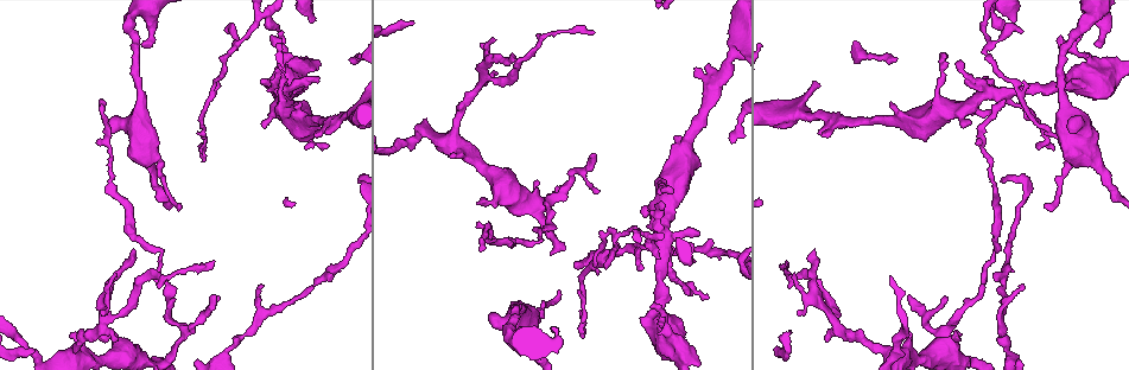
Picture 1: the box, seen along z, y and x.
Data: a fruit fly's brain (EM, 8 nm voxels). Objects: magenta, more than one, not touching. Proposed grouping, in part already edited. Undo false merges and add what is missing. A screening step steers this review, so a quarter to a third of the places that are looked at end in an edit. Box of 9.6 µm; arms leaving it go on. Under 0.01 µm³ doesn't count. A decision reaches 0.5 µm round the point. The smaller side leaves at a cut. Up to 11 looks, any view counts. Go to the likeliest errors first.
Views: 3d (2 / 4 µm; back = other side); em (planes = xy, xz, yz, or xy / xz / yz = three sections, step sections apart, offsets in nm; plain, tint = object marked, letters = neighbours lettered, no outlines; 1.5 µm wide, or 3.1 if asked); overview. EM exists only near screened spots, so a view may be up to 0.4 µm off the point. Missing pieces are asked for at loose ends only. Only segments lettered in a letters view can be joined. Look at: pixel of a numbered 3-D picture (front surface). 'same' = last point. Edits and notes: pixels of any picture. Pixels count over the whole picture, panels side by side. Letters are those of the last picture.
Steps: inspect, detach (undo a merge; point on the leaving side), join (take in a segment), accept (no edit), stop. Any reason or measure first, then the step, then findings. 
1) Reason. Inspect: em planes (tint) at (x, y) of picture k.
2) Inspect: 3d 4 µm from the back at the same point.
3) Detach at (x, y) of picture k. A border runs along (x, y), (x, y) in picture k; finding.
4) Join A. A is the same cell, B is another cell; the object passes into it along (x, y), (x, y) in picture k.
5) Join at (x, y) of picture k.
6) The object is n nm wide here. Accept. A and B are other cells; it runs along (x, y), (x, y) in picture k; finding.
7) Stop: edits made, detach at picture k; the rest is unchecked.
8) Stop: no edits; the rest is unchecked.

An open end. Inspect: em planes (plain) at (136, 250) of picture 1.

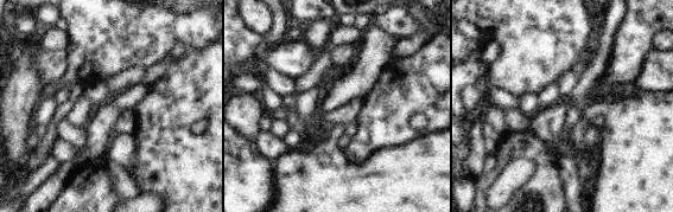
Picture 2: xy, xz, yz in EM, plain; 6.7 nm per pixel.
Inspect: em planes (letters) at the same point.

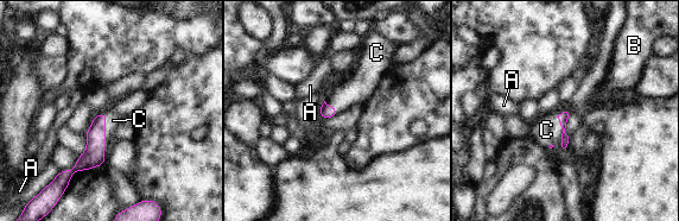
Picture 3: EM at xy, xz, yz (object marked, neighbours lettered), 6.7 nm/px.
The longest contact is with C, 300 nm. Join C. C is the same cell, A and B are other cells; the object passes into it along (94, 156), (105, 134), (113, 120) in picture 3; the cell continues.

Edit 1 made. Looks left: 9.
See it whole again. Inspect: overview.

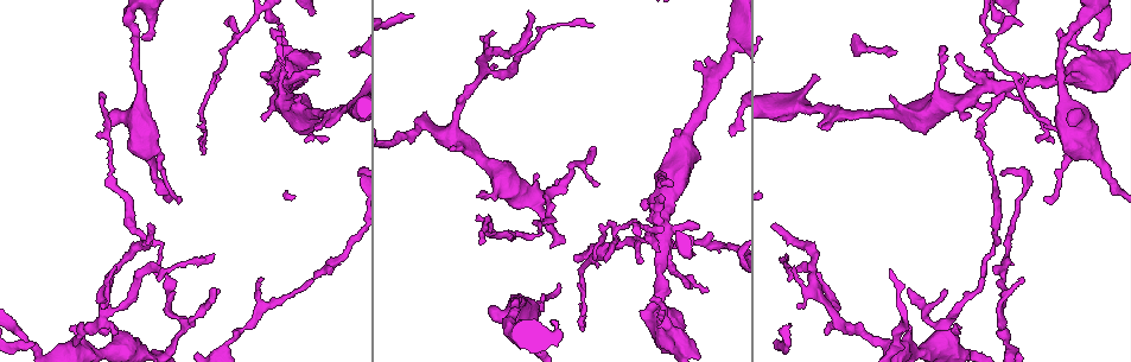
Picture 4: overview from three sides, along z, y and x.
Thin end. Inspect: 3d 4 µm from the back at (1020, 26) of picture 4.

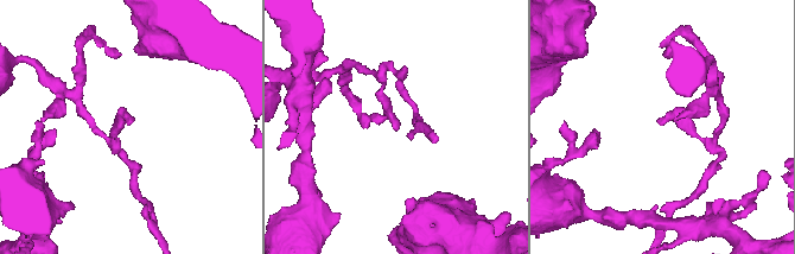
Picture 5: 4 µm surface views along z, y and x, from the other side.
Now the EM. Inspect: em yz step 4 (tint) at (659, 121) of picture 5.

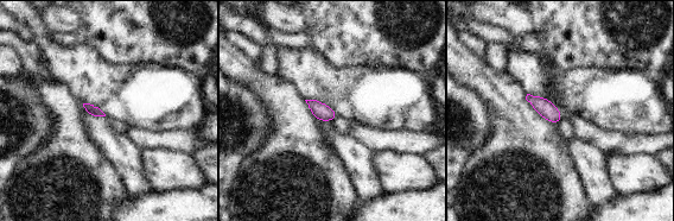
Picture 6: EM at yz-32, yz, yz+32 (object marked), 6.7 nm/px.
Cut it another way. Inspect: em planes (letters) at the same point.

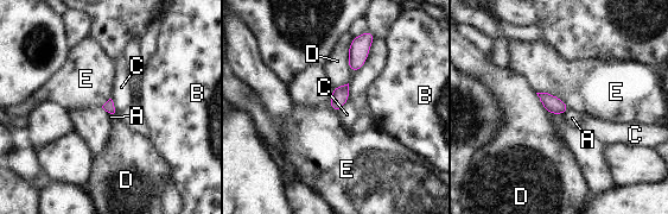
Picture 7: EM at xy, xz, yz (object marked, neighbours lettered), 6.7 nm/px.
The longest contact is with E, 260 nm. Accept. A, B, C, D and E are other cells; no lettered segment goes on from it.

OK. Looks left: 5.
Inspect: 3d 2 µm at (284, 29) of picture 4.

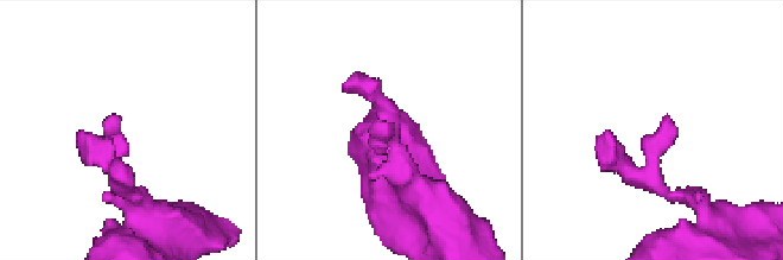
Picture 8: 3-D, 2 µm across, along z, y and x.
Shape alone is not enough. Inspect: em xz step 8 (letters) at (676, 129) of picture 8.

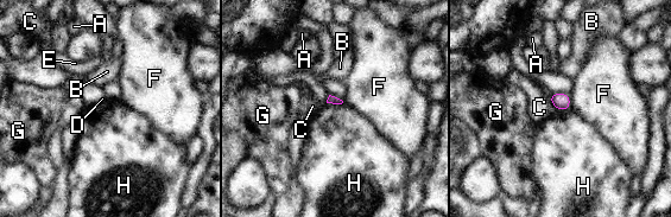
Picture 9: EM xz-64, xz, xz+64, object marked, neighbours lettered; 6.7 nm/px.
Inspect: em planes (letters) at the same point.

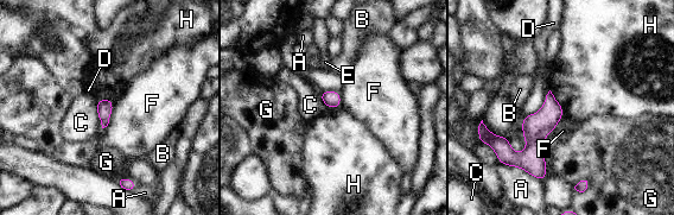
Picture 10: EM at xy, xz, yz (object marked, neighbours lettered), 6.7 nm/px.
Accept. A, B, C, D, E, F, G and H are other cells; no lettered segment goes on from it.

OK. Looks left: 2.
Narrows sharply. Inspect: em planes (tint) at (490, 230) of picture 4.

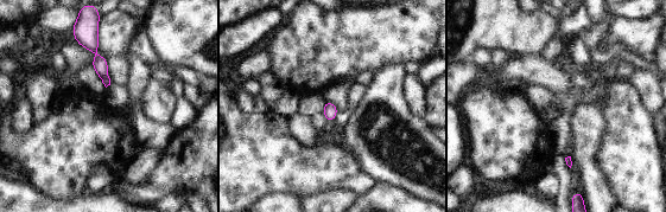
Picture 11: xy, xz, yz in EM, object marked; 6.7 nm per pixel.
What lies round it. Inspect: em planes (letters) at the same point.

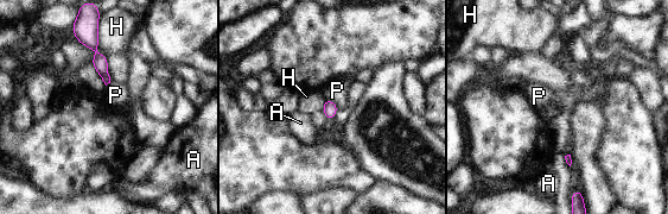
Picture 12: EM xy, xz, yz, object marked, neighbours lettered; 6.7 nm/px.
Accept. A, H and P are other cells; all the same cell.

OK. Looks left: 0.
Stop: edits made, join at picture 3; the rest is unchecked.

